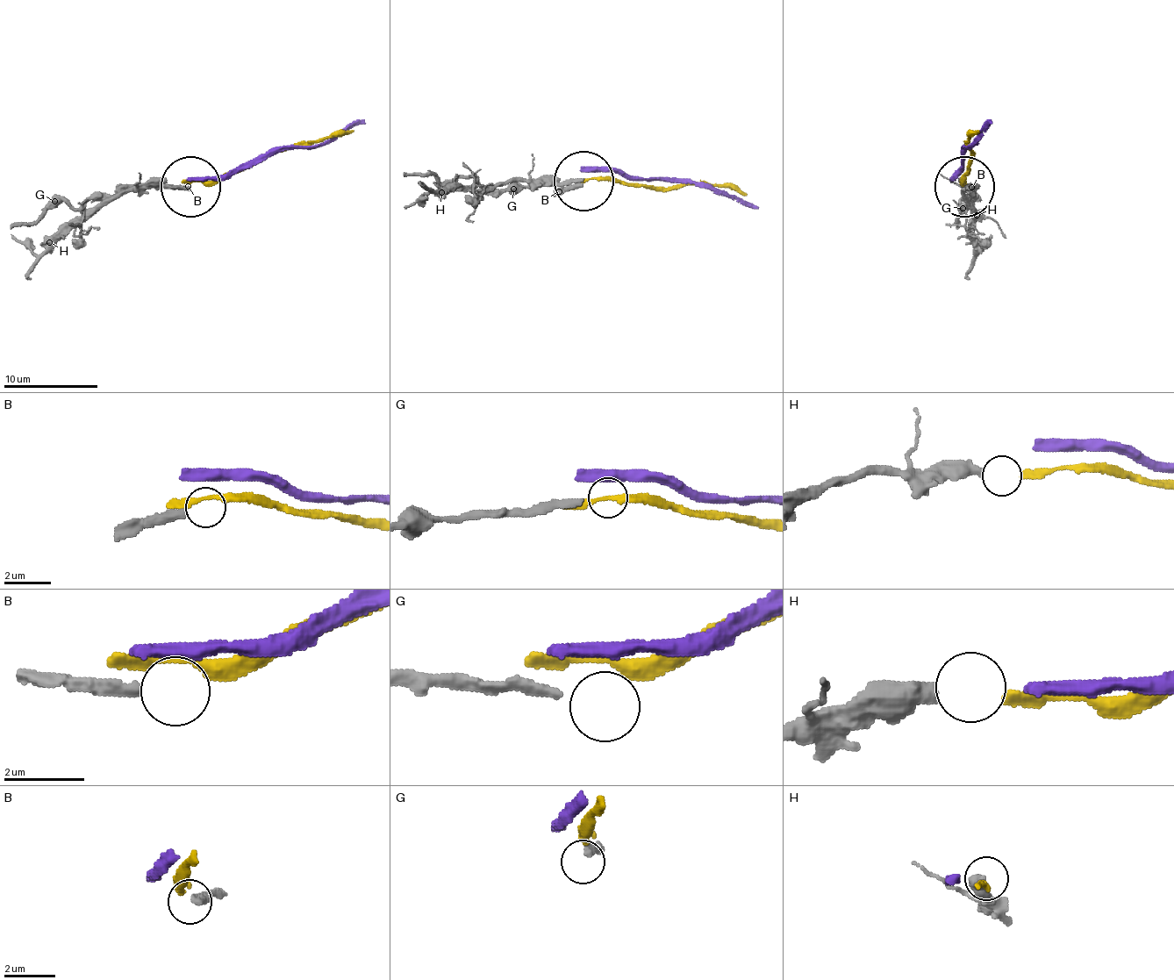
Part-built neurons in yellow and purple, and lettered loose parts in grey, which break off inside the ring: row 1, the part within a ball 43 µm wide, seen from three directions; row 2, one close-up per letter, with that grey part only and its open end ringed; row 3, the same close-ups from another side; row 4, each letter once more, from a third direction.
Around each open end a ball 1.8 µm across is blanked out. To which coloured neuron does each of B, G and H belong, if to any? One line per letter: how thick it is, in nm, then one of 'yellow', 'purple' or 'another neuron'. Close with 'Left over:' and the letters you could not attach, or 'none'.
B: 360 nm thick; another neuron
G: 240 nm thick; another neuron
H: 480 nm thick; yellow
Left over: B, G

